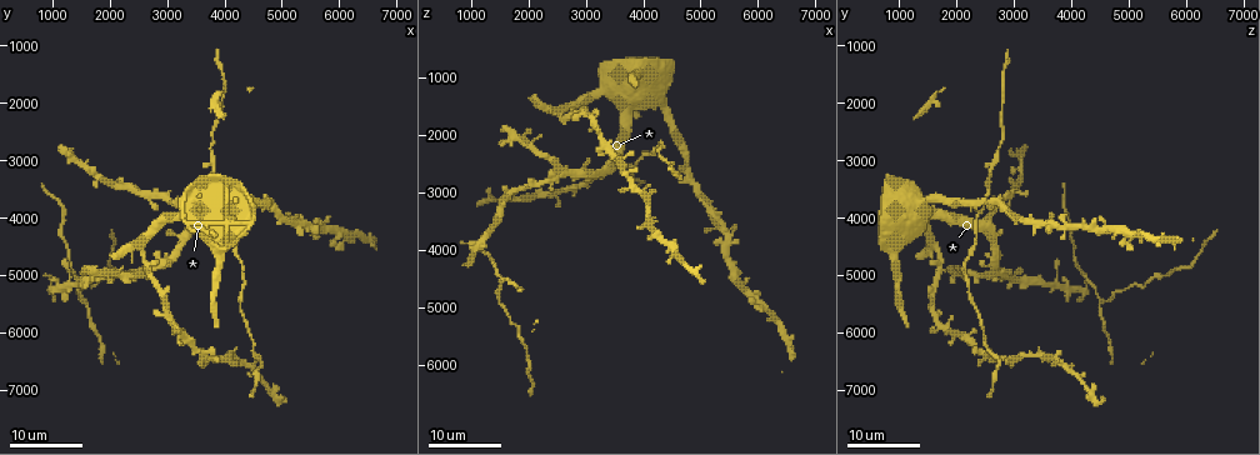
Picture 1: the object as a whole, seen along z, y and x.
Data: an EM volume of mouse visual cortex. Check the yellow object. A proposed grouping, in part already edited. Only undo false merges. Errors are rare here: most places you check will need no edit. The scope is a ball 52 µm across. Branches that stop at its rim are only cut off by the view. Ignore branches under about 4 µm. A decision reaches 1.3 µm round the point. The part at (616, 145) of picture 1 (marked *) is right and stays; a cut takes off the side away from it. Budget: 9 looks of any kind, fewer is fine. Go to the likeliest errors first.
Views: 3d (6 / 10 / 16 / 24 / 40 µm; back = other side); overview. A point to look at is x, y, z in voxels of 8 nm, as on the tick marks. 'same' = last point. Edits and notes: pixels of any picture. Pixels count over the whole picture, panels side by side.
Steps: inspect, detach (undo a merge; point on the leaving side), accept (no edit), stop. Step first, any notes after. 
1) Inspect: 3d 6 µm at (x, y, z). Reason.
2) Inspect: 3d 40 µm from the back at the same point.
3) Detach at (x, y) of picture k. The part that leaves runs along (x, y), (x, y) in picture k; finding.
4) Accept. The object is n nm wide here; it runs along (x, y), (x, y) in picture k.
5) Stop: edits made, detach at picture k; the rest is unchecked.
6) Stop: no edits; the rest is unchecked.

Inspect: 3d 24 µm at (3950, 1900, 2850).

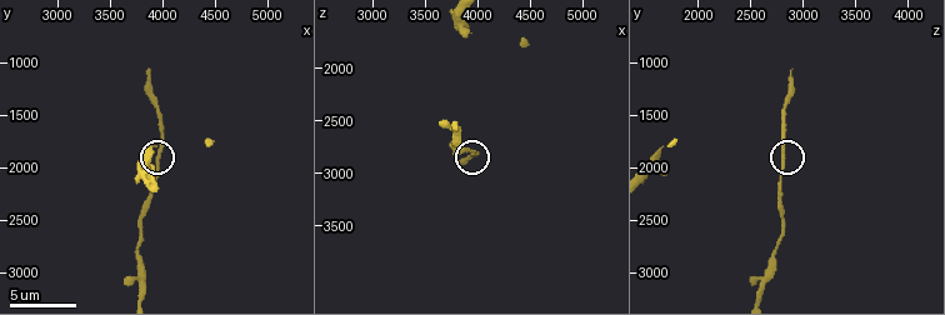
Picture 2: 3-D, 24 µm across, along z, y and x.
Inspect: 3d 10 µm at (3980, 1900, 2840).

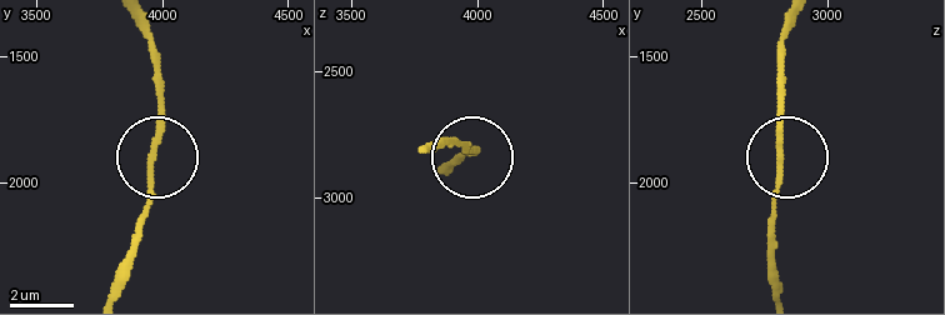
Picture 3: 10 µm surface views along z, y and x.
Inspect: 3d 6 µm at (3950, 1890, 2810).

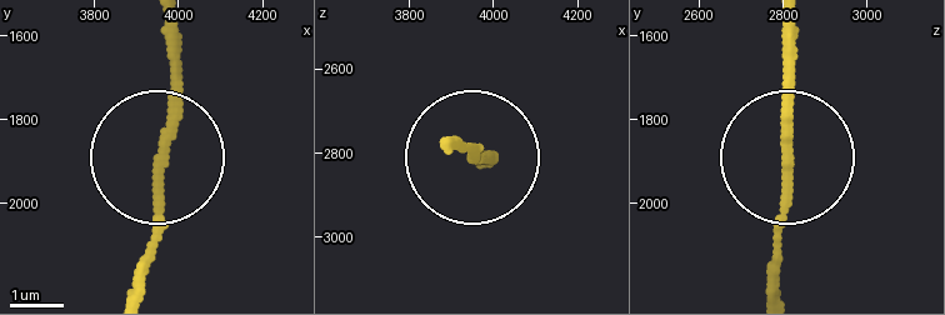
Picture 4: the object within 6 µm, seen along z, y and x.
Accept. It runs along (131, 281), (158, 214), (171, 30) in picture 4; continuous, no second neuron.

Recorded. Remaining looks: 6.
Inspect: 3d 16 µm at (1300, 4700, 4050).

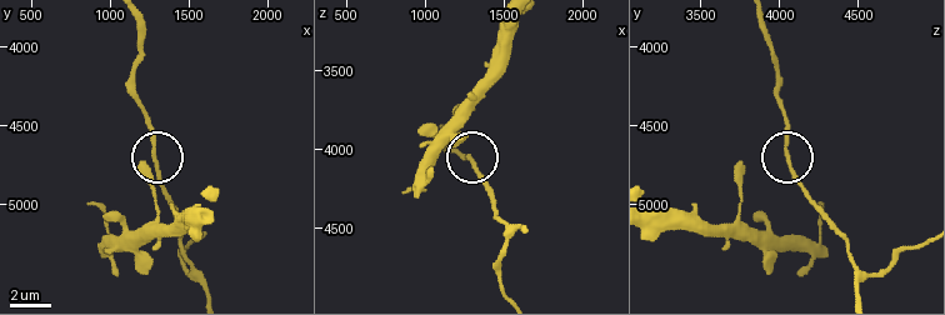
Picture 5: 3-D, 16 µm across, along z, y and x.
Inspect: 3d 10 µm at (1280, 4700, 4060).

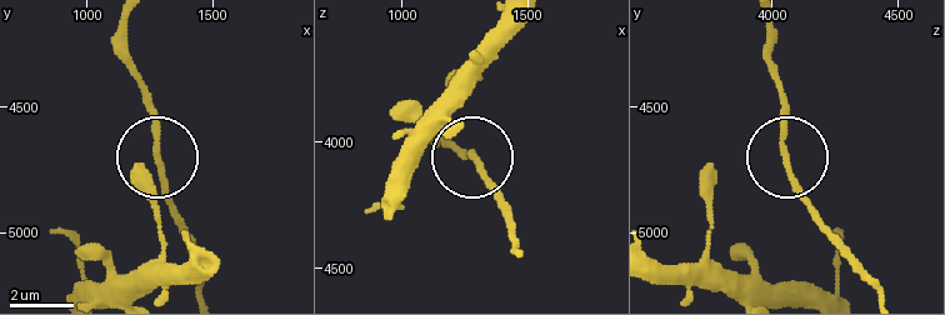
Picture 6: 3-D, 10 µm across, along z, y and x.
Accept. Continuous, no second neuron.

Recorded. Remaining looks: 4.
Inspect: 3d 24 µm at (4650, 6550, 2700).

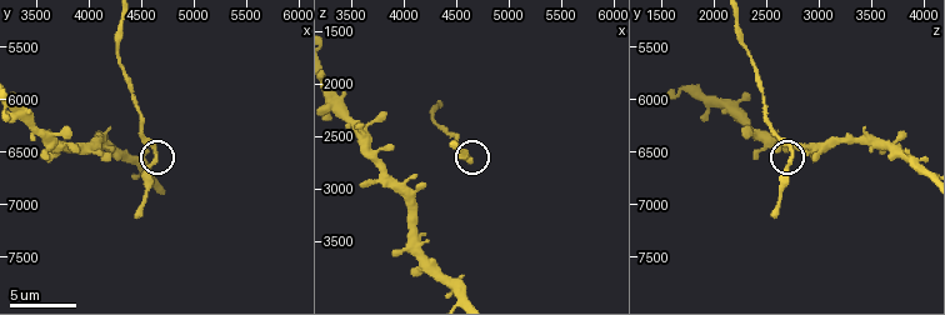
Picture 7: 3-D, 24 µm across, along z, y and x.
Inspect: 3d 10 µm at (4620, 6560, 2740). Zoom in.

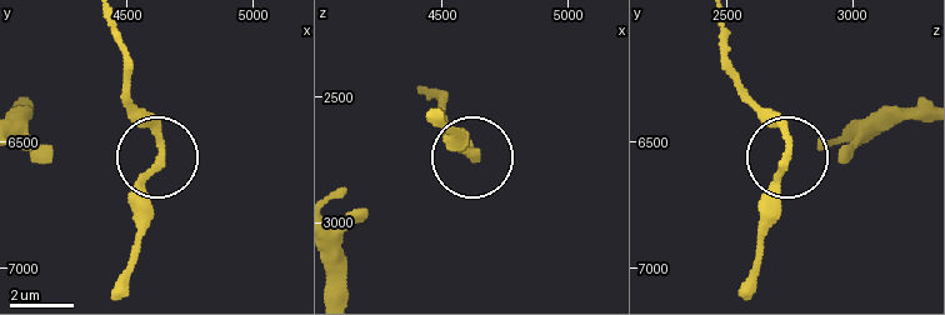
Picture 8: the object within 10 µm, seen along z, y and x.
Accept. It runs along (110, 23), (126, 63), (129, 103), (158, 144), (136, 221) in picture 8; continuous, no second neuron.

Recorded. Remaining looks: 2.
Inspect: 3d 16 µm at (4250, 4600, 2250).

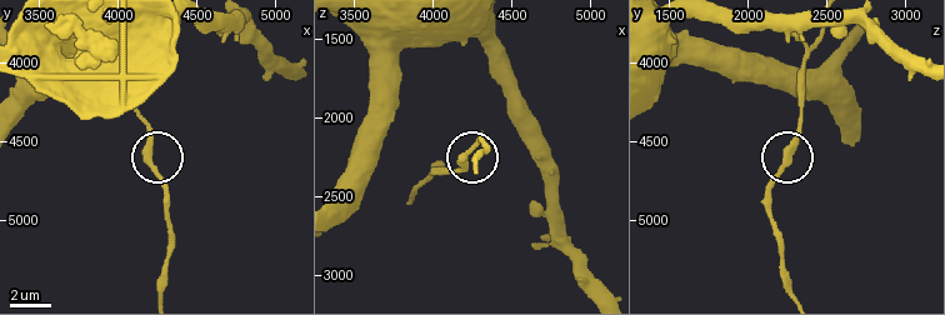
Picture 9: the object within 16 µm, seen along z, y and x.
Inspect: 3d 6 µm at (4220, 4640, 2240).

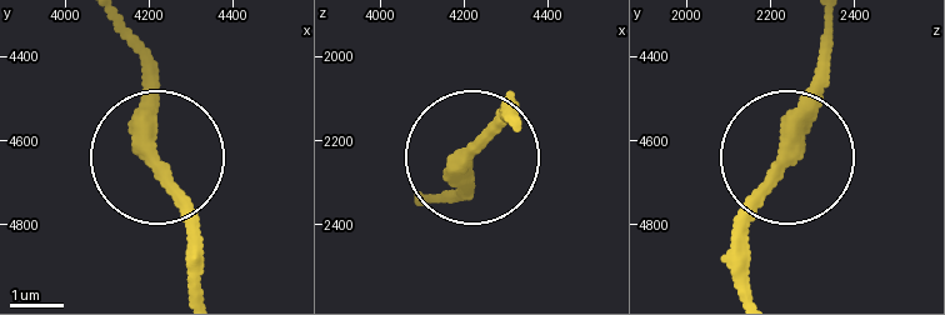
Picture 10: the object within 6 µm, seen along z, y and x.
Accept. All the same neuron.

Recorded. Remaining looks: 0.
Stop: no edits; the rest is unchecked.

